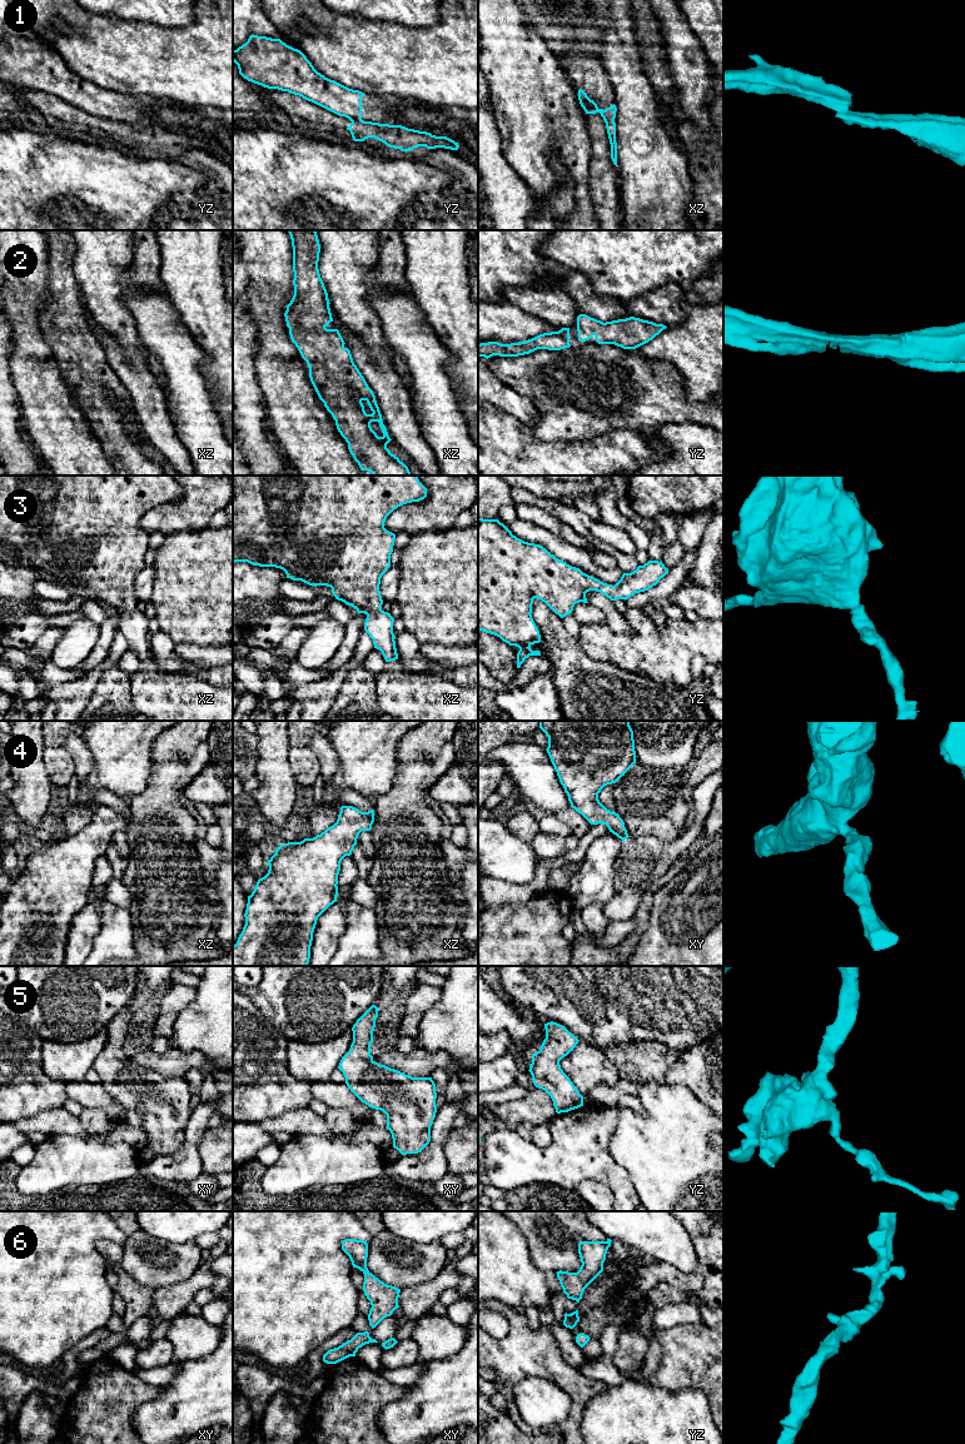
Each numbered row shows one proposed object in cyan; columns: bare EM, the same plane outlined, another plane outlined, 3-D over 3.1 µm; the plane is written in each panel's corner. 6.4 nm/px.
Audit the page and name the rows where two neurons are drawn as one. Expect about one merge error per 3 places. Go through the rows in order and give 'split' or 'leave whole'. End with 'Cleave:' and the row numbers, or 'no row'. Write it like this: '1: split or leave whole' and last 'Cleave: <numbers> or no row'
1: split
2: leave whole
3: leave whole
4: leave whole
5: leave whole
6: leave whole
Cleave: 1

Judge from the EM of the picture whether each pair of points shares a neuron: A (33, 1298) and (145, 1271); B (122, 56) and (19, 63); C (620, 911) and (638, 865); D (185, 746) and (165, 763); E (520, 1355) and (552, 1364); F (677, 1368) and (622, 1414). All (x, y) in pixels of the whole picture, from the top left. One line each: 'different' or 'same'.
A: different
B: different
C: same
D: same
E: same
F: different

